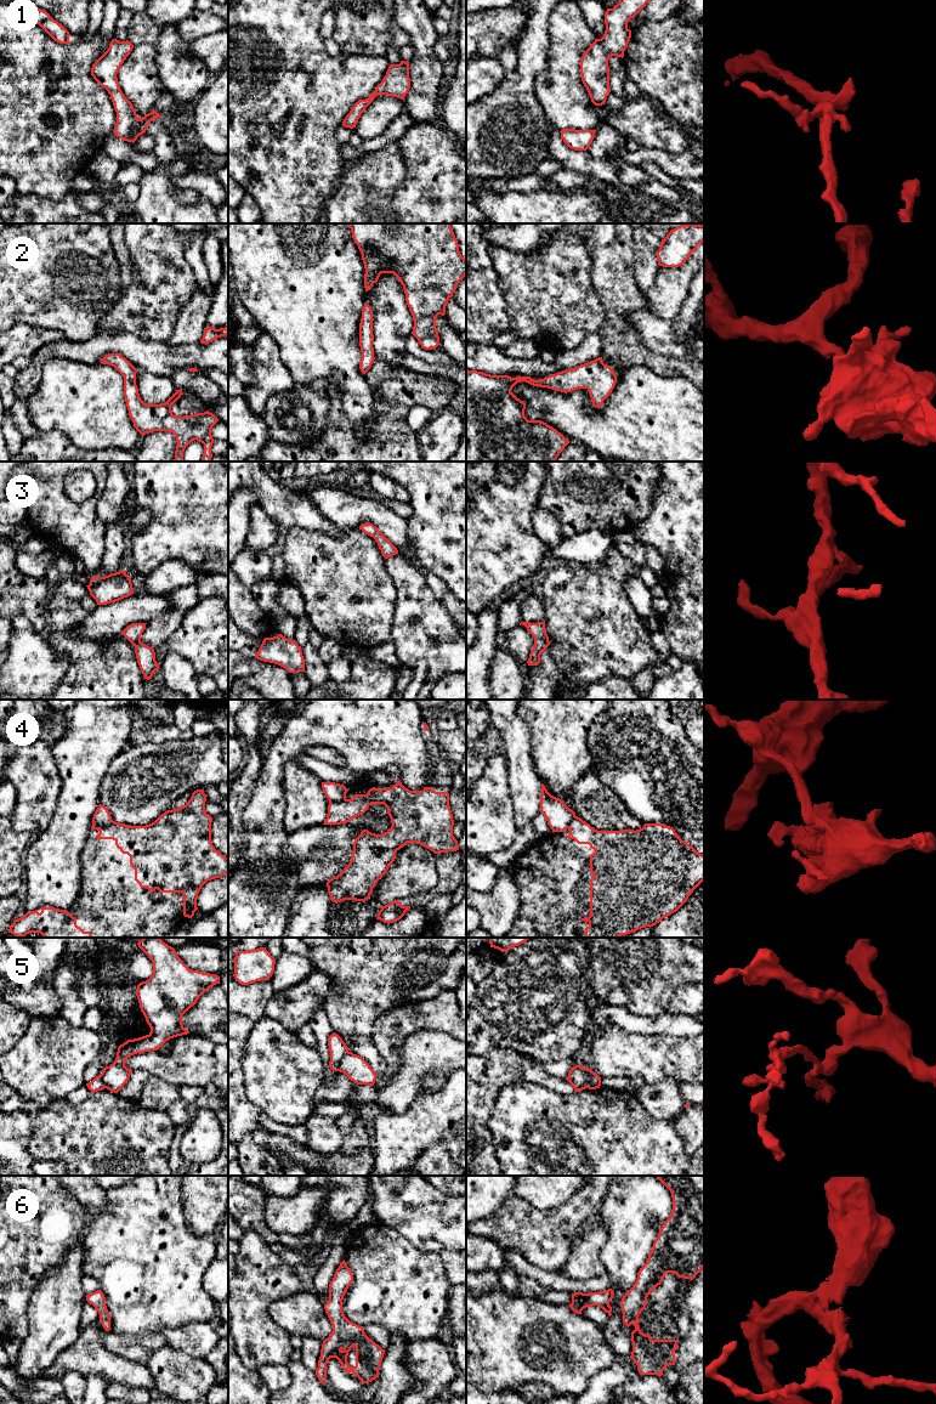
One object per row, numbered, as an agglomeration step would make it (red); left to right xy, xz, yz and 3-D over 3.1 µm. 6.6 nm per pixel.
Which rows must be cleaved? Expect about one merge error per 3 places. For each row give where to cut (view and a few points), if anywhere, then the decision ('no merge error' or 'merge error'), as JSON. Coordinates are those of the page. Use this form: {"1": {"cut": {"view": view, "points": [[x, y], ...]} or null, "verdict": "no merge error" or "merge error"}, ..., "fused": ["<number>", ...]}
{"1": {"cut": null, "verdict": "no merge error"}, "2": {"cut": null, "verdict": "no merge error"}, "3": {"cut": null, "verdict": "no merge error"}, "4": {"cut": {"view": "xy", "points": [[112, 820], [92, 826]]}, "verdict": "merge error"}, "5": {"cut": {"view": "yz", "points": [[583, 1068], [593, 1088]]}, "verdict": "merge error"}, "6": {"cut": null, "verdict": "no merge error"}, "fused": ["4", "5"]}

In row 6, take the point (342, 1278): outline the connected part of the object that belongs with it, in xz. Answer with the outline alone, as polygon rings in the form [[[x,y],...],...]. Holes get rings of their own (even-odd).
[[[344,1259],[329,1284],[329,1301],[324,1304],[333,1331],[323,1341],[316,1370],[320,1383],[327,1381],[327,1364],[330,1358],[336,1358],[345,1372],[354,1374],[363,1383],[379,1377],[385,1349],[365,1335],[363,1326],[350,1321],[342,1312],[342,1300],[352,1281],[353,1274]],[[353,1346],[356,1347],[356,1366],[351,1368],[347,1355]]]

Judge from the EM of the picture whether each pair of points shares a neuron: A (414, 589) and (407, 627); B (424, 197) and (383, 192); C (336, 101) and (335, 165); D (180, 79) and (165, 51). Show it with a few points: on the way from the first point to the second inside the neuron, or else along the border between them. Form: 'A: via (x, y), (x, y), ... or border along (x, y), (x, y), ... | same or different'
A: via (414, 599), (414, 613), (410, 617) | same
B: border along (406, 166), (406, 177), (395, 190), (392, 210) | different
C: via (327, 117), (327, 149) | same
D: via (180, 72), (171, 58) | same

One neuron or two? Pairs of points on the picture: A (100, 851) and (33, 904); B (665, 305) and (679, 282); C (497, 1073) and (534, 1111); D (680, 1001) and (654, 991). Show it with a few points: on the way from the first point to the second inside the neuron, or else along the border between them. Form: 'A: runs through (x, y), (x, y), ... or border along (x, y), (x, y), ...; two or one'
A: border along (86, 839), (80, 855), (80, 893), (78, 895); two
B: runs through (665, 299), (673, 288); one
C: border along (535, 1083), (505, 1083), (491, 1107); two
D: border along (691, 981), (682, 983), (675, 990), (665, 1011); two

